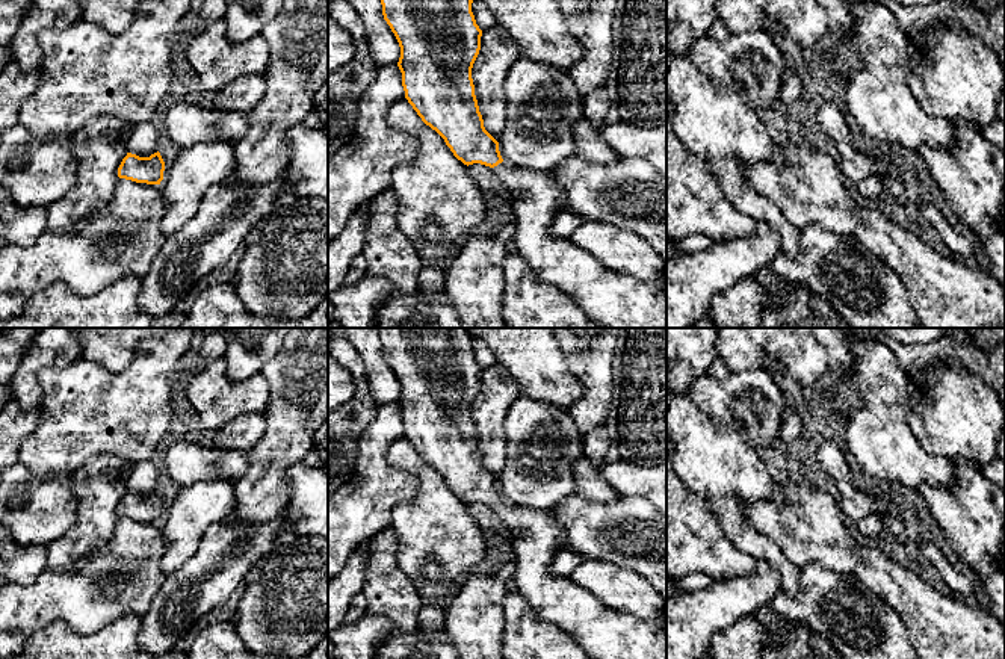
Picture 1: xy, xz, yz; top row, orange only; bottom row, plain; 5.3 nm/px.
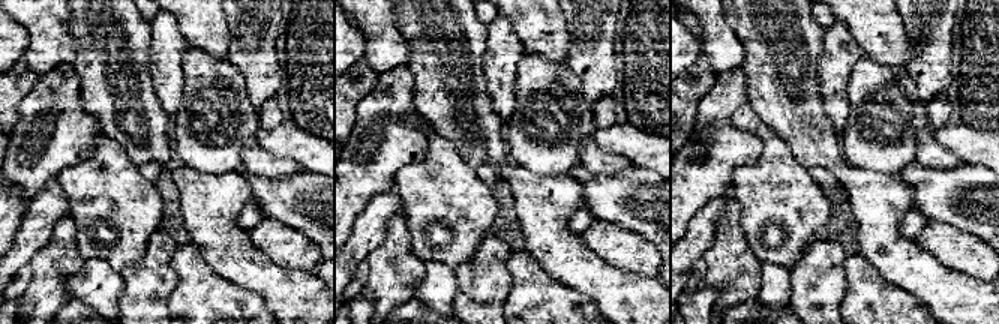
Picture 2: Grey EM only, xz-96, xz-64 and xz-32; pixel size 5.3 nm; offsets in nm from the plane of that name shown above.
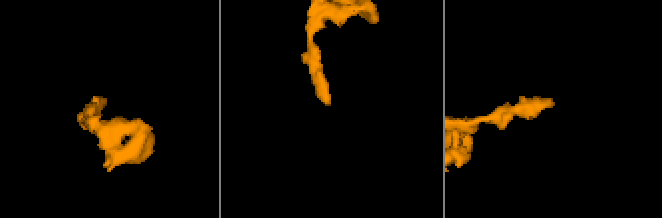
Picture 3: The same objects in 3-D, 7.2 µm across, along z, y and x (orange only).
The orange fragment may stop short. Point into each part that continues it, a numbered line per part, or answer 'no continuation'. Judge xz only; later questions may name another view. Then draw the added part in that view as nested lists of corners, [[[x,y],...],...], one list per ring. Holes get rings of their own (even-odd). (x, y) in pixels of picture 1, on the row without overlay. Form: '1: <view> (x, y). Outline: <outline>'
1: xz (537, 538). Outline: [[[505,500],[493,509],[512,531],[517,592],[540,620],[573,636],[591,659],[666,659],[666,614],[645,621],[606,608],[568,576],[550,573],[565,535],[550,511]]]

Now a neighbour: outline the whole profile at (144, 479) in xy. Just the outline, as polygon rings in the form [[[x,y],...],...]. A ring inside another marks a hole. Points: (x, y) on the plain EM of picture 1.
[[[153,459],[133,463],[127,490],[139,496],[150,496],[159,490],[160,470],[160,466]]]

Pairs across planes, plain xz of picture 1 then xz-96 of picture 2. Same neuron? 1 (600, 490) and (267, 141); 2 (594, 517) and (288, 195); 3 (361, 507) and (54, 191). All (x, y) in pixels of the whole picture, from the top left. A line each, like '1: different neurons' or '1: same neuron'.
1: different neurons
2: same neuron
3: different neurons

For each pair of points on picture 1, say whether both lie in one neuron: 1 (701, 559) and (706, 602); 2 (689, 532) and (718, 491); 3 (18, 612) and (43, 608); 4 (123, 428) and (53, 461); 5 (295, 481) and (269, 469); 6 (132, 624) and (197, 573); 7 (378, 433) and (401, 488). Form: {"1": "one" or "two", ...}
{"1": "two", "2": "two", "3": "one", "4": "one", "5": "two", "6": "two", "7": "one"}

